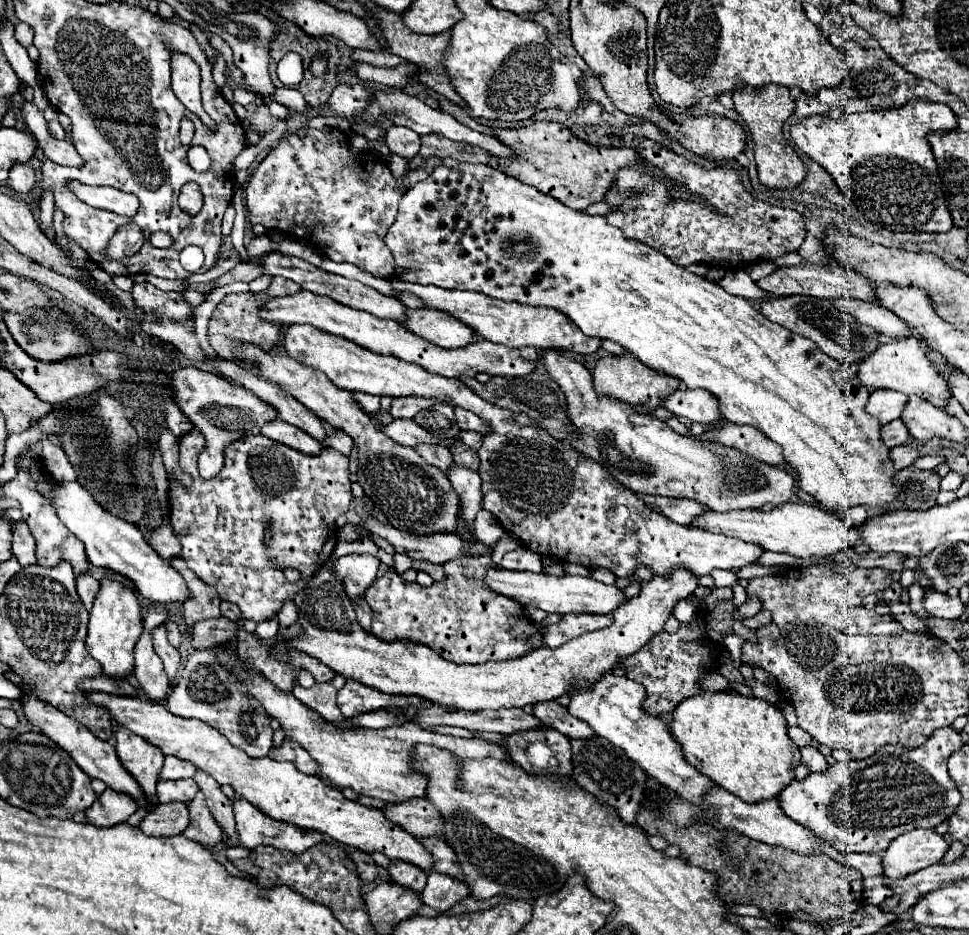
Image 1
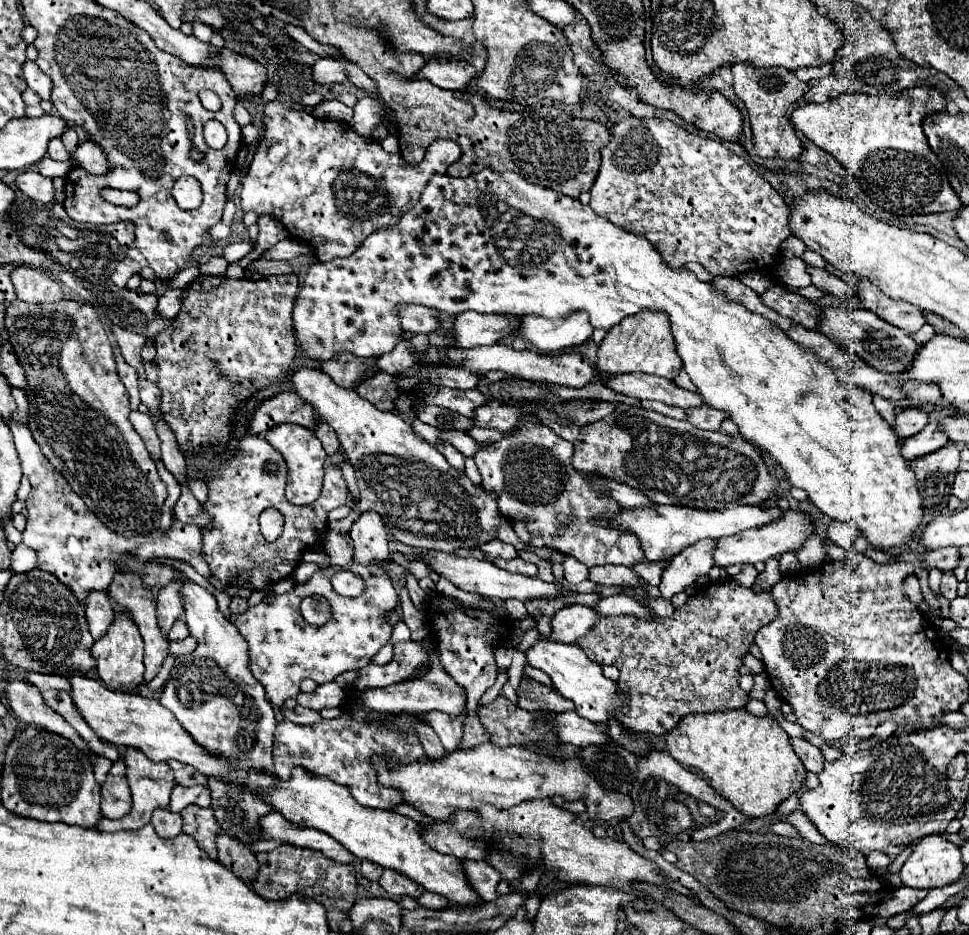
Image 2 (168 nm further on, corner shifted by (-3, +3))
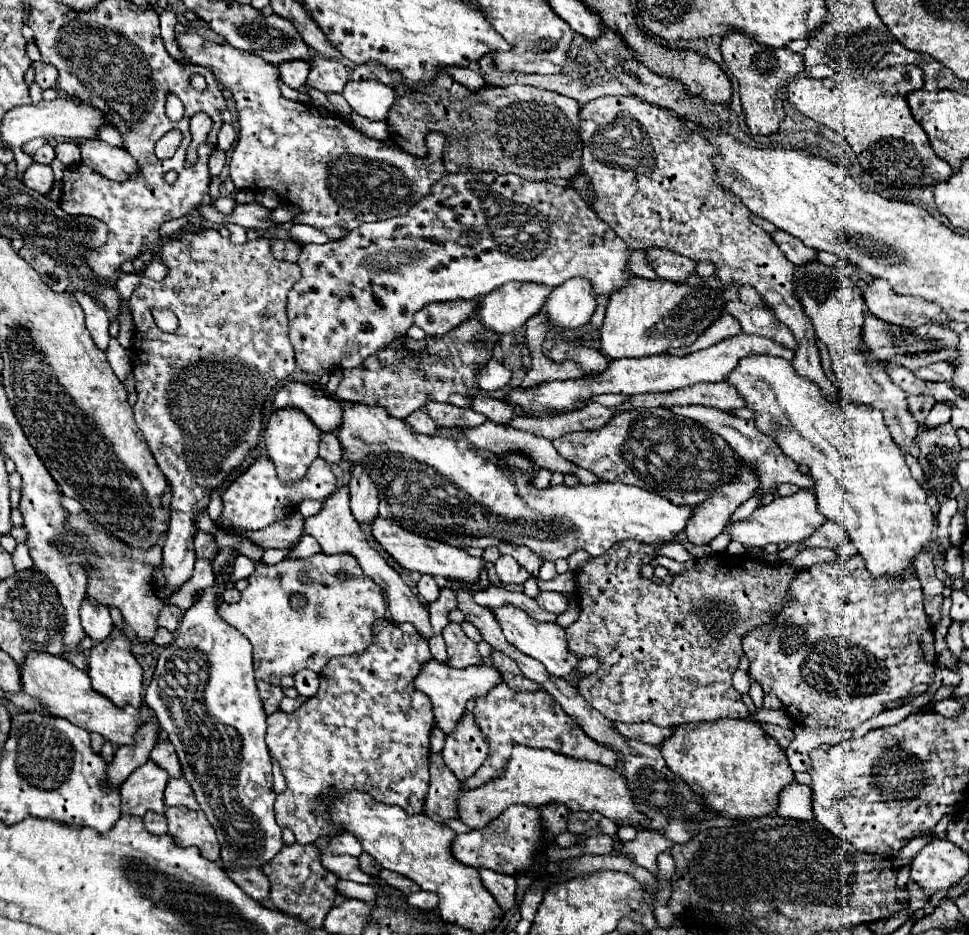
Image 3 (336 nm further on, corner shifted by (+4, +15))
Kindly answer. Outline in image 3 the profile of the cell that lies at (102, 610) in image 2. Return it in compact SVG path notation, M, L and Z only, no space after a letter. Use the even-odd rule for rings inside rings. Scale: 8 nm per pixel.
M88 598L80 606L80 618L82 618L82 626L84 626L86 636L90 636L96 642L104 640L114 628L108 606L92 604Z

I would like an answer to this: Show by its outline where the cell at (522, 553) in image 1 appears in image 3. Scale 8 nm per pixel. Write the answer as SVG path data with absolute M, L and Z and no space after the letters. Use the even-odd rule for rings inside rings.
M500 556L498 562L494 564L494 568L504 584L524 584L530 576L526 572L526 568L522 568L512 556Z

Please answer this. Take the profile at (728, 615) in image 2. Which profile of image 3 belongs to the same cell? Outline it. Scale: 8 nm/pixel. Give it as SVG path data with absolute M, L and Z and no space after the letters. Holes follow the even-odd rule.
M622 540L622 542L614 544L610 548L610 552L606 552L598 558L592 558L582 570L576 572L578 582L580 582L580 588L578 588L580 616L574 624L570 624L566 628L568 646L570 646L570 652L574 652L580 658L598 656L602 660L602 668L598 672L586 674L582 678L582 682L578 684L578 692L584 696L584 700L592 708L596 708L602 716L606 716L612 722L626 722L626 724L630 724L630 722L650 722L650 724L656 724L656 726L672 728L672 726L686 724L686 722L706 722L706 720L720 720L720 718L746 718L748 708L742 702L742 694L732 686L732 674L738 670L738 658L742 656L742 636L748 630L770 622L772 616L776 612L780 612L782 604L786 604L788 580L796 574L796 570L792 566L786 566L786 564L784 566L772 566L772 564L766 564L762 560L752 560L750 556L744 556L744 554L734 556L734 554L728 554L728 552L720 552L720 554L714 554L714 556L700 558L692 570L676 574L670 586L662 586L662 584L654 584L652 580L644 578L638 570L642 564L646 564L654 558L656 548L658 546L652 546L652 544L638 544L636 540Z

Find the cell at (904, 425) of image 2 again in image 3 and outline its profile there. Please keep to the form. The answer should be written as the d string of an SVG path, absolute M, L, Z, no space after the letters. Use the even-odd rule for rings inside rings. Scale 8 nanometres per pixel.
M908 396L908 408L910 408L910 414L914 414L914 420L918 420L918 422L922 422L926 416L928 416L928 412L930 412L930 408L934 406L936 402L934 402L934 398L930 398L930 396Z

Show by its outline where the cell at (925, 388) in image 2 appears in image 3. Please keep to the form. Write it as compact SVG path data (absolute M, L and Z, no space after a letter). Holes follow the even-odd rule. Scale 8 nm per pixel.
M936 362L936 364L930 364L930 366L924 366L924 368L918 368L914 374L922 380L928 380L928 382L948 382L950 384L950 378L952 378L952 364L948 362Z

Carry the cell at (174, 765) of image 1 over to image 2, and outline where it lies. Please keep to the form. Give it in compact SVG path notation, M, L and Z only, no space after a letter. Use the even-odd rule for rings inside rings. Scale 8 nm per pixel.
M169 760L167 762L171 766L171 770L175 772L175 780L177 784L181 786L195 786L195 784L207 784L207 778L197 772L195 768L189 768L187 764L181 764L181 762L175 762L175 760Z

